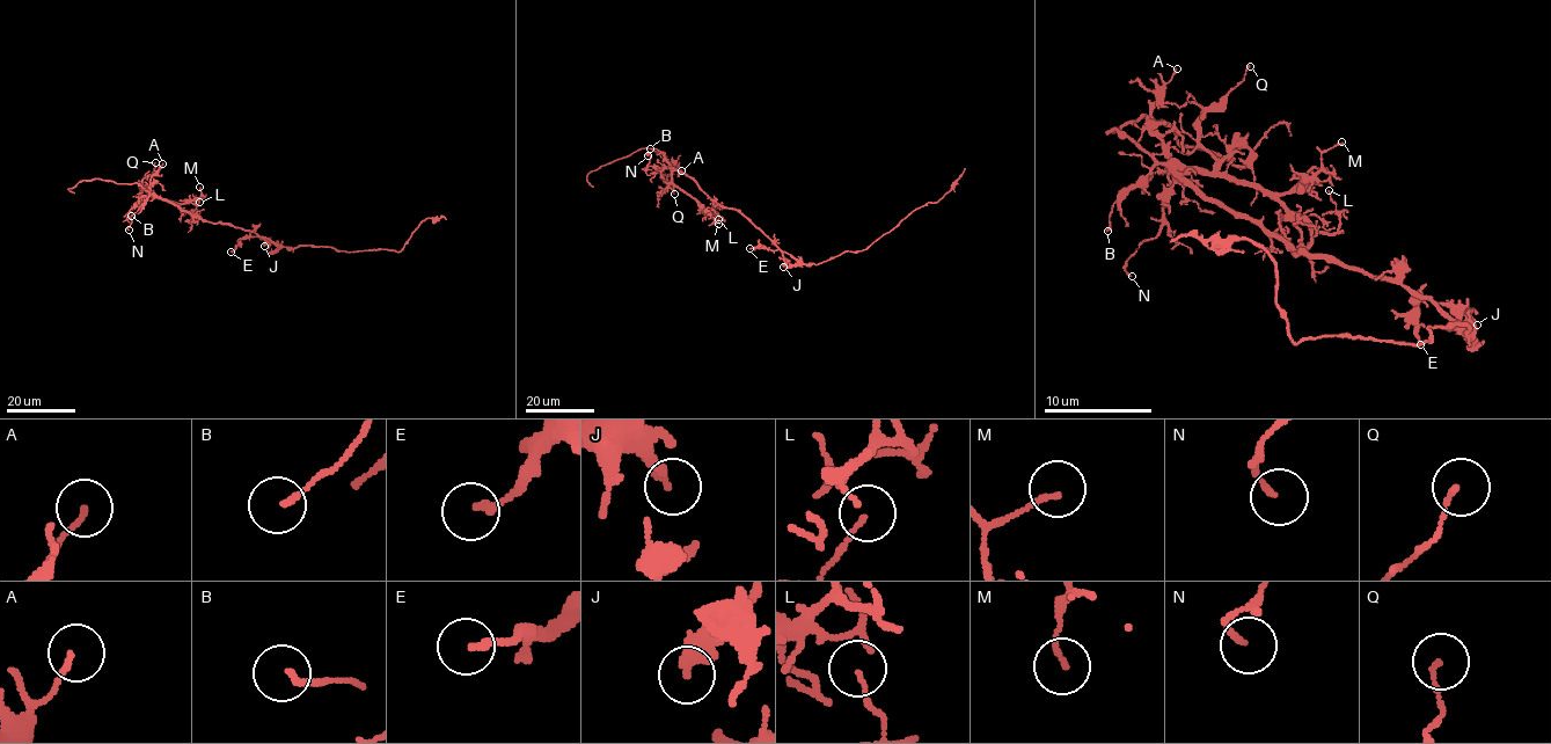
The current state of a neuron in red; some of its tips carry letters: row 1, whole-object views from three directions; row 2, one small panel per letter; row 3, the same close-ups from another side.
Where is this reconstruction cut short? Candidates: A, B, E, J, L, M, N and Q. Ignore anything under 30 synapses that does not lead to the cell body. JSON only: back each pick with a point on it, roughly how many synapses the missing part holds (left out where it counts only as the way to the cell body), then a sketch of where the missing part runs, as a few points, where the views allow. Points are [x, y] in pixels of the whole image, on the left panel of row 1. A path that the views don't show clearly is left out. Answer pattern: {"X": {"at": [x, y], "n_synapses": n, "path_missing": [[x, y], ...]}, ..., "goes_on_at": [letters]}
{"goes_on_at": []}

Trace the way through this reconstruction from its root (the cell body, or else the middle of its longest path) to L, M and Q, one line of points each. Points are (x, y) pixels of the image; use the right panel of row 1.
L: (1400, 282), (1299, 255), (1209, 201), (1177, 168), (1256, 182), (1323, 233), (1339, 227), (1329, 190)
M: (1400, 282), (1299, 255), (1177, 170), (1288, 192), (1341, 141)
Q: (1400, 282), (1299, 255), (1177, 170), (1212, 168), (1199, 117), (1250, 66)

